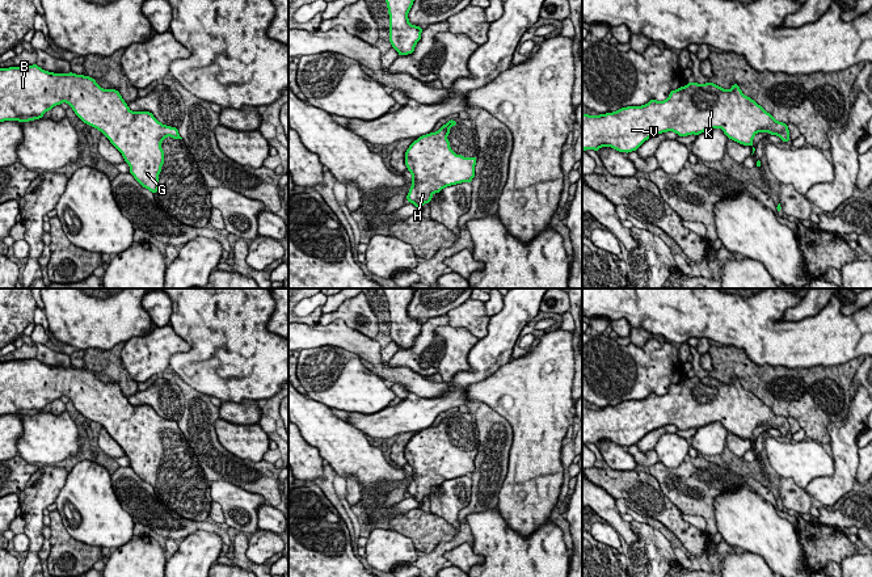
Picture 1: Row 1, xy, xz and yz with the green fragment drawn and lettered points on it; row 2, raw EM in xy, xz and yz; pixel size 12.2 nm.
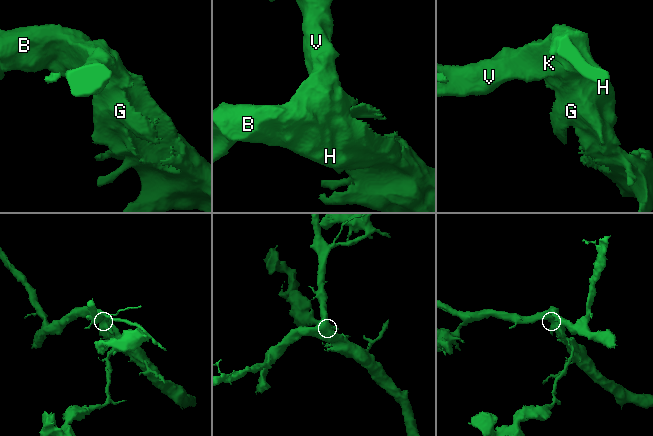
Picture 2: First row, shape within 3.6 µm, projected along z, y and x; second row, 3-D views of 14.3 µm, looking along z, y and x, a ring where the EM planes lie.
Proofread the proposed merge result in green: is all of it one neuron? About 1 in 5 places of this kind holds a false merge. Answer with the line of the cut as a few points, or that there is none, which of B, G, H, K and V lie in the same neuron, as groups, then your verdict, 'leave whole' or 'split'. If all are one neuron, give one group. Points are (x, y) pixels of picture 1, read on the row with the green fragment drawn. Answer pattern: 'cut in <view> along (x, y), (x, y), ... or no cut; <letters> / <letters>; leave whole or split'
no cut; B G H K V; leave whole

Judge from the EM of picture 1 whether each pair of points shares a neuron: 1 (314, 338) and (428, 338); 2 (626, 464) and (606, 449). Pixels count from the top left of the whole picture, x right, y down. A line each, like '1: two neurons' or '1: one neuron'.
1: two neurons
2: one neuron

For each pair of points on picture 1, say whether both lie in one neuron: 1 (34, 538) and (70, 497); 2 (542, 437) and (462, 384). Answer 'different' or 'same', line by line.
1: different
2: different

